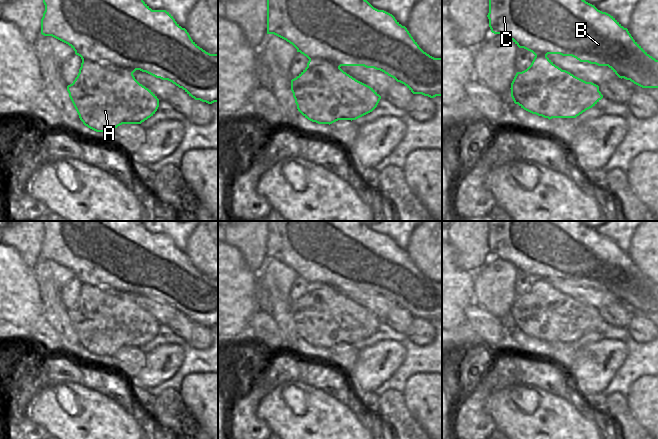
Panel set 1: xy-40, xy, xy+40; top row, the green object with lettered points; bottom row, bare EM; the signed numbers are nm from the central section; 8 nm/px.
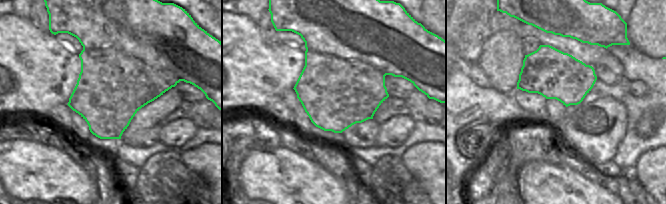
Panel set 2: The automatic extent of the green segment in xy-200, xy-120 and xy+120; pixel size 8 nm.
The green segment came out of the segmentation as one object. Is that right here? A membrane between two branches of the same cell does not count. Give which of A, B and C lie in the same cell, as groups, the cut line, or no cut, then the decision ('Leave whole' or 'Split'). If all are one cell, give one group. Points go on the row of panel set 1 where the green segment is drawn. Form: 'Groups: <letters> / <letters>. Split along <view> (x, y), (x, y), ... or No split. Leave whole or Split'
Groups: A B C. No split. Leave whole.

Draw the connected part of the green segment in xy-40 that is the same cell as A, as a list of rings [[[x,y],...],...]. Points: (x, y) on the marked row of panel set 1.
[[[43,0],[45,11],[41,19],[41,34],[52,36],[68,44],[75,54],[82,59],[79,73],[72,84],[67,86],[69,97],[85,126],[96,132],[113,132],[122,124],[141,124],[155,114],[159,107],[159,99],[148,88],[140,84],[134,77],[136,70],[146,72],[156,78],[168,80],[182,88],[195,100],[208,104],[218,102],[218,54],[210,54],[200,48],[190,37],[185,28],[182,28],[166,10],[152,10],[143,0]]]

